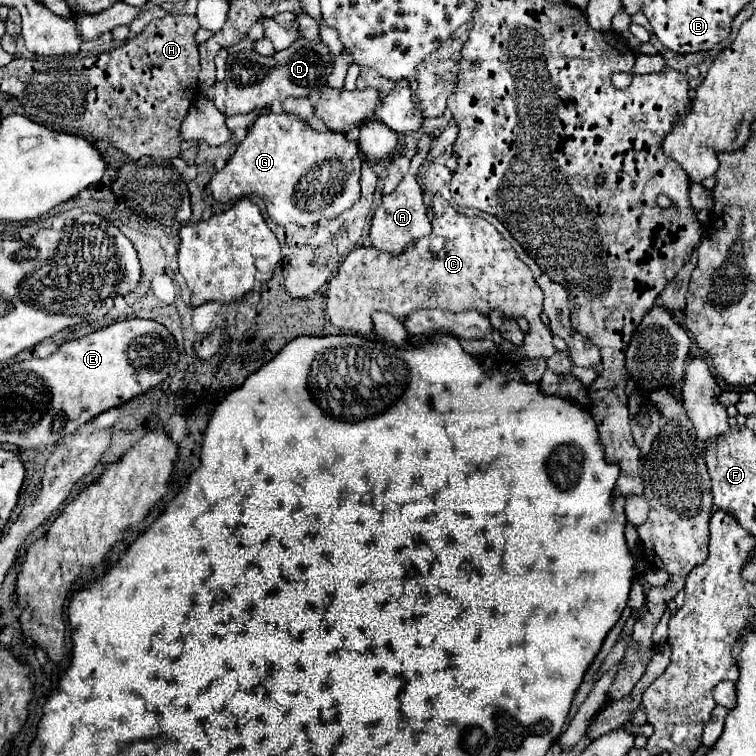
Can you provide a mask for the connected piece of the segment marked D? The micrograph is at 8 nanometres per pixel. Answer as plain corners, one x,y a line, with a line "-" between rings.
296,41
292,47
278,51
270,57
258,55
254,51
238,51
228,55
226,79
214,87
214,103
226,115
248,113
256,107
278,105
286,97
308,97
310,93
324,87
328,75
332,73
332,53
326,45

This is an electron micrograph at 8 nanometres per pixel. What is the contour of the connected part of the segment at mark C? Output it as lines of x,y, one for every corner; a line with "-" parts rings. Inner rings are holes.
434,195
432,207
436,211
436,219
432,221
432,233
422,237
414,247
408,247
402,255
388,255
374,247
356,247
346,261
342,263
338,275
328,285
328,301
326,311
334,327
342,333
352,335
374,335
372,327
372,311
384,311
398,319
408,317
418,309
446,309
452,313
460,311
478,311
482,315
490,315
492,311
500,311
504,319
520,319
524,317
530,325
530,349
522,351
522,357
512,357
512,361
526,357
550,357
556,353
552,345
550,329
540,321
542,313
542,291
534,283
530,267
516,257
514,247
482,217
466,215
448,205
448,201

